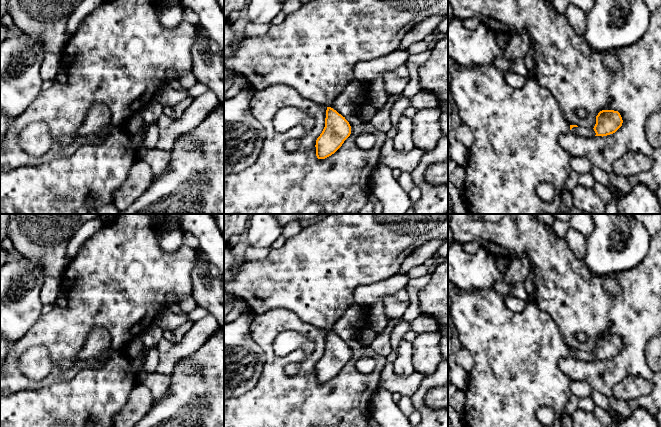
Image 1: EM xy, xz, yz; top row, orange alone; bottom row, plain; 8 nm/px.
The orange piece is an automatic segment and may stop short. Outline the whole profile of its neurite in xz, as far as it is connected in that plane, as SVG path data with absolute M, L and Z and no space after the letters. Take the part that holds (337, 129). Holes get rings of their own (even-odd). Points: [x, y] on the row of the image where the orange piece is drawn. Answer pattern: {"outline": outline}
{"outline": "M312 0L304 3L302 7L286 15L285 20L281 24L271 25L269 30L259 36L245 37L244 35L238 40L238 44L235 43L235 35L232 30L232 24L227 22L224 23L224 66L230 69L233 74L241 74L246 78L247 85L251 87L255 92L262 91L266 88L277 84L283 84L294 88L304 98L316 102L317 104L323 105L327 108L325 127L316 140L316 156L318 159L325 159L334 154L344 143L344 141L351 134L351 126L349 122L339 114L336 110L331 108L334 99L344 90L344 88L351 83L355 78L353 69L355 65L362 61L373 60L382 56L386 56L393 51L396 51L404 35L420 24L422 21L439 15L442 17L448 16L448 0Z"}

